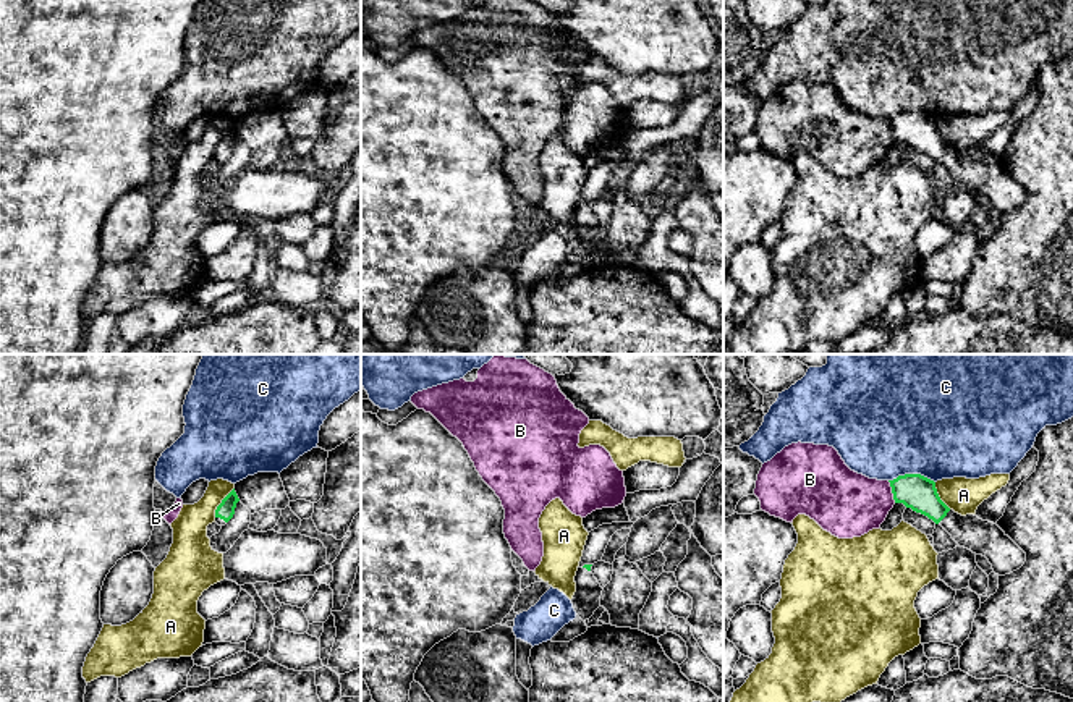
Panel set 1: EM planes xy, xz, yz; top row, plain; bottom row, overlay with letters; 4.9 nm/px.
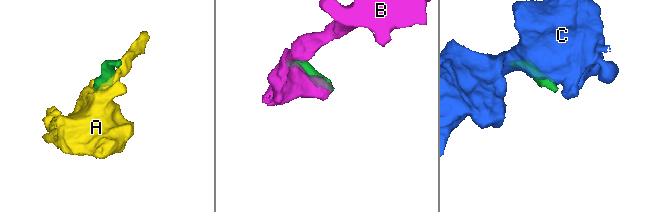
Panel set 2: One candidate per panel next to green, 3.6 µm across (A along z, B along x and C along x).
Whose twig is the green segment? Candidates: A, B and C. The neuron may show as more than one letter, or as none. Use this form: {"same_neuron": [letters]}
{"same_neuron": []}

